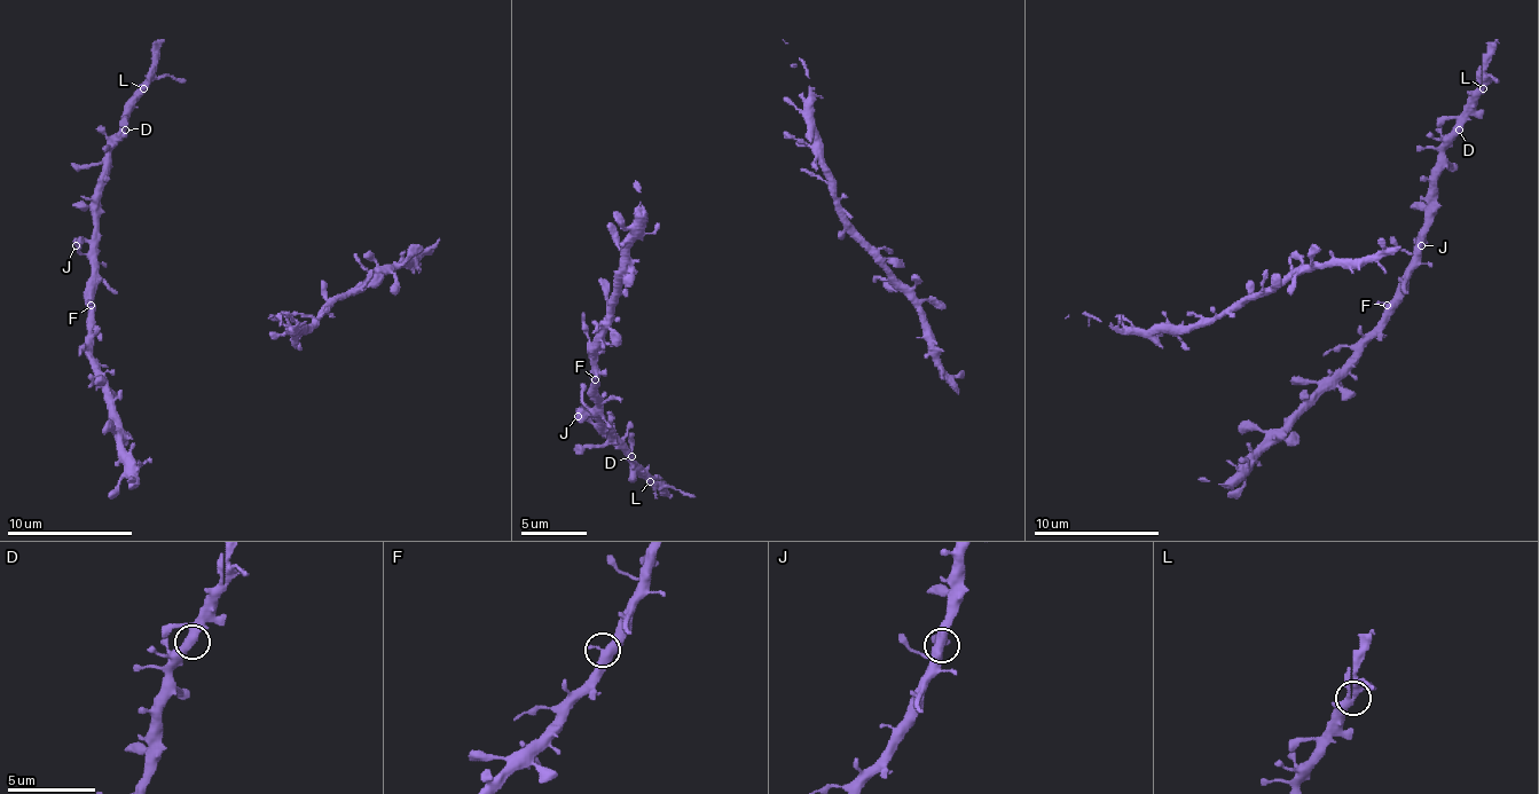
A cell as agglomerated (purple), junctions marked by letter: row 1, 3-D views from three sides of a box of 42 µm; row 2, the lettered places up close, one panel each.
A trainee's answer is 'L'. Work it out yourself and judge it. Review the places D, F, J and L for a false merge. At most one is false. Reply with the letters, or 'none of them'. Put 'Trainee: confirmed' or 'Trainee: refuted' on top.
Trainee: refuted
none of them

